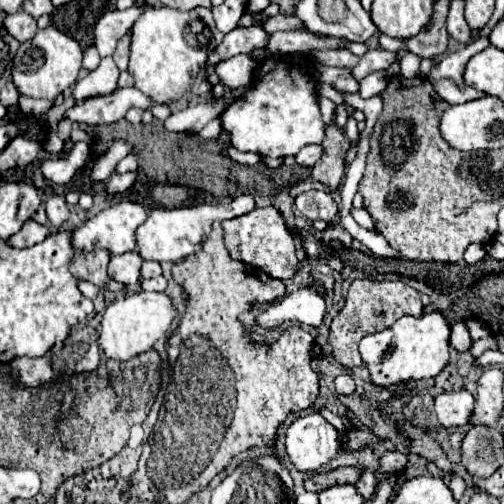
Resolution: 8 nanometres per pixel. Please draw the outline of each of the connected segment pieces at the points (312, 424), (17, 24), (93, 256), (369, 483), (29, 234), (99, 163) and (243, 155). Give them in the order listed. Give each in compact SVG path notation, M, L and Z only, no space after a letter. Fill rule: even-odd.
M322 414L296 418L286 432L286 452L298 470L320 470L340 454L338 430Z
M18 10L14 14L8 14L4 20L4 26L8 28L8 32L12 32L12 36L18 42L26 42L32 40L32 36L36 34L36 20L32 16L28 16L24 10Z
M92 250L92 252L76 252L70 262L70 272L80 280L88 280L98 288L104 288L108 282L106 264L108 264L108 250Z
M362 468L360 470L360 478L358 478L358 488L368 494L370 492L370 498L374 494L374 472L368 470L368 468Z
M28 220L28 222L20 228L20 232L16 232L14 236L10 236L10 238L6 240L6 244L12 246L12 248L28 248L28 246L32 246L32 244L42 242L42 240L48 236L48 232L50 232L48 226L42 226L42 224L34 222L34 220Z
M116 140L112 144L112 148L100 156L93 166L87 171L89 178L92 181L104 182L110 178L110 174L114 172L116 164L130 152L130 146L124 140Z
M228 148L228 156L234 160L234 162L238 162L238 164L246 164L246 166L254 166L258 160L260 160L260 156L258 154L254 154L254 152L238 152L236 148Z

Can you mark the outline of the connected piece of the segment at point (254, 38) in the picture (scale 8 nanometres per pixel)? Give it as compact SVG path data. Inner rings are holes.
M250 26L250 28L236 28L228 32L222 40L222 44L208 56L208 66L216 66L236 54L252 54L256 48L268 48L270 34L262 26Z

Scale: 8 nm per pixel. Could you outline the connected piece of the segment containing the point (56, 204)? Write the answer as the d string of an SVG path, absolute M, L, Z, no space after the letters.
M58 194L50 196L48 202L46 202L46 214L48 214L48 220L54 228L60 228L64 222L70 220L70 210L66 206L66 200Z

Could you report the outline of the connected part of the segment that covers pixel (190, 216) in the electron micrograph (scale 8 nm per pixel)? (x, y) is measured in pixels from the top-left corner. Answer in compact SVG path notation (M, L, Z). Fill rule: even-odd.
M250 194L234 198L230 204L198 204L198 206L184 206L184 208L154 208L148 220L136 230L138 238L138 254L144 260L156 262L178 262L190 254L202 250L202 242L212 232L212 224L216 220L230 220L254 210L254 198Z

